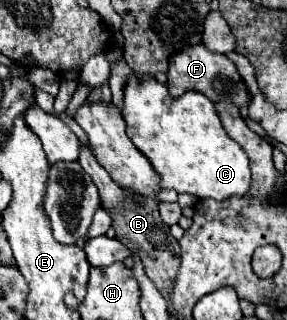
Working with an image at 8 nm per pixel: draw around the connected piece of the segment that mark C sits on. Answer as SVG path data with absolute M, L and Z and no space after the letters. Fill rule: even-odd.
M133 73L123 89L123 119L129 139L159 175L161 189L217 201L249 191L251 171L247 155L221 129L213 103L205 95L187 91L181 97L171 97L167 87L153 75Z

